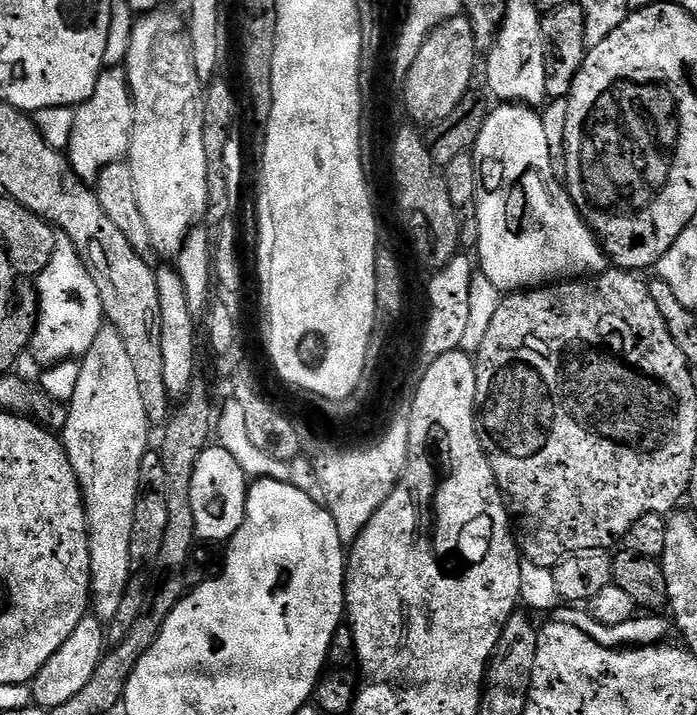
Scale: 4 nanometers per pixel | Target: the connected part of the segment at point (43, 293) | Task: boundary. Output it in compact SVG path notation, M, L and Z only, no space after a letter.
M57 235L53 257L50 258L49 265L35 277L34 283L40 299L40 313L32 335L30 356L33 356L40 366L83 358L90 346L94 346L94 338L98 338L106 321L98 286L88 273L88 267L85 266L80 252L68 236Z

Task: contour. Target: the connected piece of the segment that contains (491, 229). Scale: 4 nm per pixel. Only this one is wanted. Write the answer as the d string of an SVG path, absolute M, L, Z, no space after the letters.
M507 102L501 103L499 106L493 107L489 111L486 122L482 126L482 134L478 134L478 142L476 143L475 148L472 149L472 157L476 159L476 174L480 177L480 193L476 195L476 217L478 218L478 253L480 252L480 264L478 260L478 268L481 273L483 273L486 278L490 280L497 288L501 294L511 294L513 292L522 292L525 290L535 290L537 288L543 288L545 286L551 286L557 282L568 282L573 278L584 278L592 277L595 278L600 275L602 272L609 271L610 261L607 256L604 255L604 249L601 248L599 240L597 240L595 234L592 232L592 229L587 227L584 223L584 219L580 217L580 211L574 206L574 202L570 198L567 187L556 177L554 170L552 169L552 163L550 162L550 145L546 142L546 130L542 127L542 122L544 121L543 115L535 107L525 106L523 104L509 104Z

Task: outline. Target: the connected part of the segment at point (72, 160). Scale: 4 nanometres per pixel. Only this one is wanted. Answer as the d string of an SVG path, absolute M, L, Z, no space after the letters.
M123 67L105 68L100 73L98 82L94 86L94 94L84 104L76 108L74 130L70 134L70 142L66 149L66 159L72 173L85 182L95 181L100 175L101 168L108 168L112 164L119 164L127 157L128 147L132 144L132 91L128 85L128 74Z

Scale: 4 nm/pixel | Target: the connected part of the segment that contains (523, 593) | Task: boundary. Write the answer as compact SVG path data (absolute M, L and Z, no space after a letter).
M525 559L521 561L519 569L521 571L521 585L519 586L521 603L532 612L535 612L534 610L548 612L557 605L560 606L554 609L552 616L550 616L551 623L553 624L572 626L576 630L581 630L582 634L586 634L588 638L593 639L598 645L606 646L607 648L644 647L661 643L667 639L666 634L668 626L670 628L670 622L667 617L666 619L662 618L663 615L640 614L616 626L606 626L605 623L600 623L593 618L592 613L587 609L572 604L561 604L562 601L558 594L557 586L554 583L551 569L538 566L537 563L532 563Z

